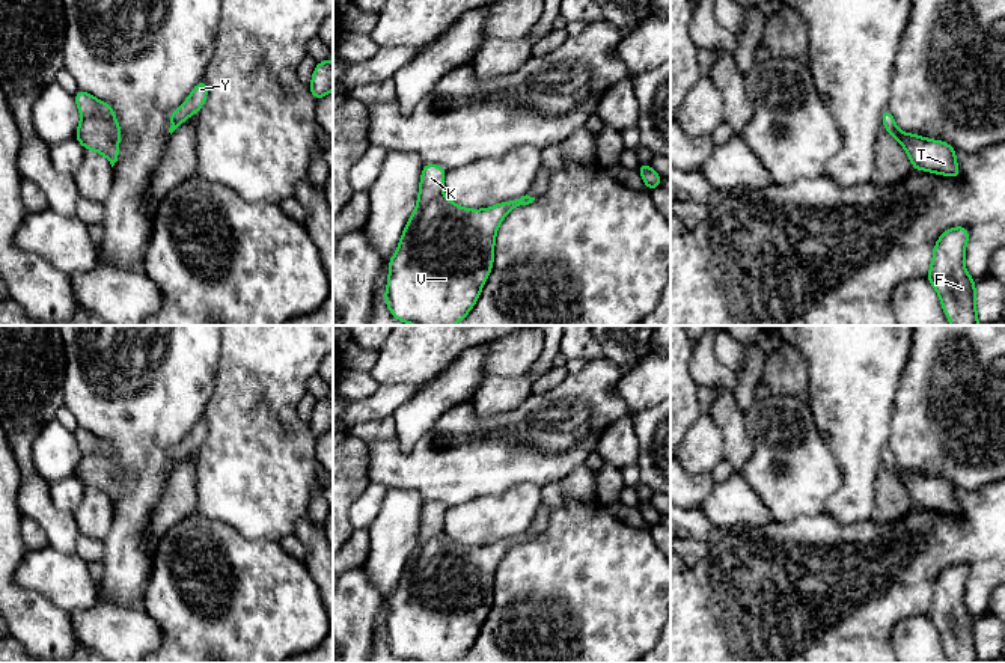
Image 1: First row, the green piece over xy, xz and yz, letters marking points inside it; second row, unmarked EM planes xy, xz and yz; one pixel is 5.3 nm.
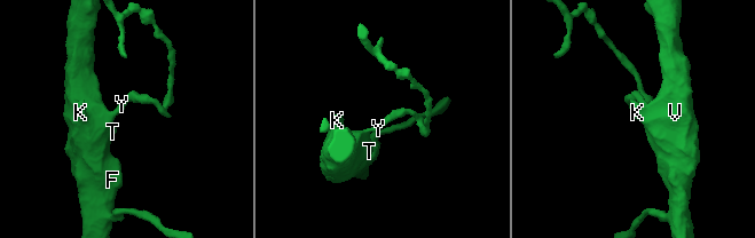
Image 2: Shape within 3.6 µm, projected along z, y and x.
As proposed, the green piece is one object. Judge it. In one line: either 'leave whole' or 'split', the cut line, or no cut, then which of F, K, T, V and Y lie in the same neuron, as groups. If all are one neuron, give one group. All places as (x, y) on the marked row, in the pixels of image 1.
leave whole | no cut | F K T V Y

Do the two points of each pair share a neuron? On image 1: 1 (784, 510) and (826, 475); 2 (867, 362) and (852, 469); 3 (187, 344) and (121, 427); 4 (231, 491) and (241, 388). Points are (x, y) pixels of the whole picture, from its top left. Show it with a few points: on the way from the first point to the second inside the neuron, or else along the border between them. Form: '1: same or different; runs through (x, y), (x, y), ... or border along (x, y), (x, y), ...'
1: same; runs through (794, 499), (815, 478)
2: same; runs through (856, 389), (856, 442)
3: same; runs through (164, 366), (143, 412)
4: same; runs through (241, 466), (241, 413)

